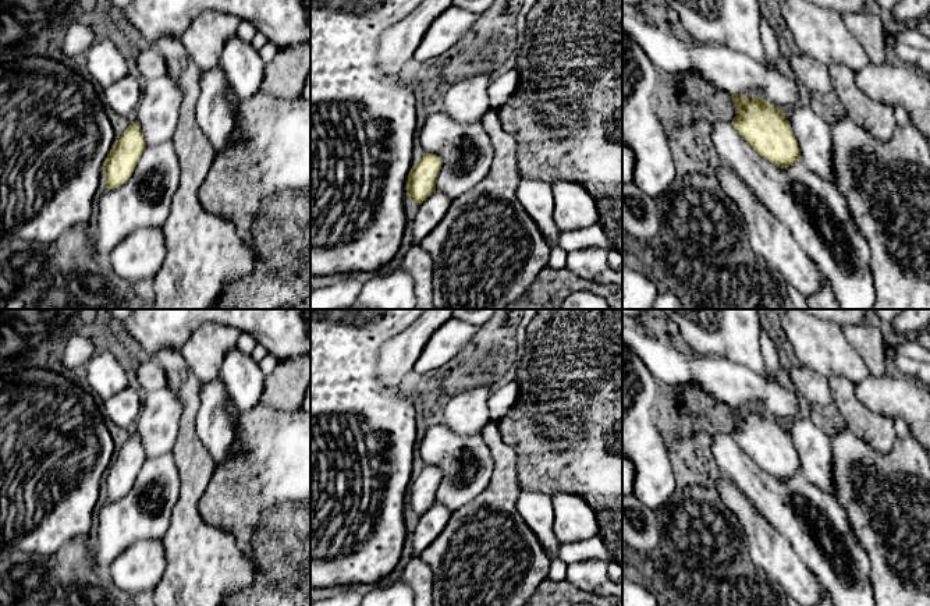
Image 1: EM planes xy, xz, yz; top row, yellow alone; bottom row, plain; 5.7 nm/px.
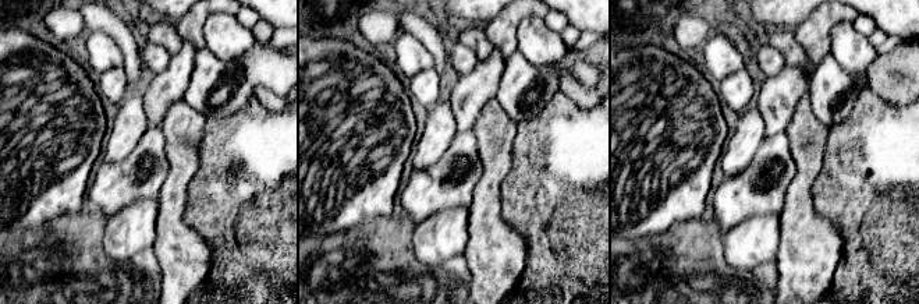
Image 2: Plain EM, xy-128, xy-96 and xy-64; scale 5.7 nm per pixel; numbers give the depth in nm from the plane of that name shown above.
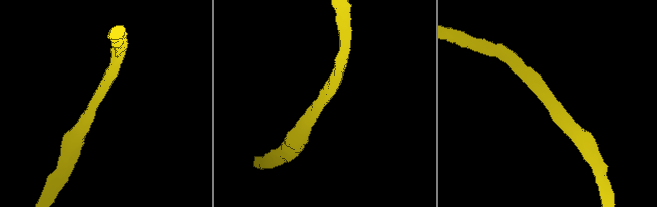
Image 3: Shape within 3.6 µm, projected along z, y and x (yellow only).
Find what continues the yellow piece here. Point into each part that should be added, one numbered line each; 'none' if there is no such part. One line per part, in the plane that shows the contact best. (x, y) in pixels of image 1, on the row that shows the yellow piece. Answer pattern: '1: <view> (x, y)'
1: yz (799, 223)

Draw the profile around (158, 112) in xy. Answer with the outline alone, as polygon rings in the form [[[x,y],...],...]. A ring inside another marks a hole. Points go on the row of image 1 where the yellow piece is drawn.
[[[168,74],[146,82],[138,109],[131,117],[131,121],[141,127],[146,146],[173,138],[181,102],[181,86]]]

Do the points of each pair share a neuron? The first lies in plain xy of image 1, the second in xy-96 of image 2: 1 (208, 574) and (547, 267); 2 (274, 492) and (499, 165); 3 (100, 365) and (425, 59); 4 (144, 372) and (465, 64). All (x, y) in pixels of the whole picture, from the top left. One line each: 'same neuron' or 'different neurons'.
1: different neurons
2: different neurons
3: same neuron
4: same neuron

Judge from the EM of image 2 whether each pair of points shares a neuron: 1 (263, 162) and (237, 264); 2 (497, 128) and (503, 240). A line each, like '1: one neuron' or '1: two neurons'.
1: one neuron
2: one neuron

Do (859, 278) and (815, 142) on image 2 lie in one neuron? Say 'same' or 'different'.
different

